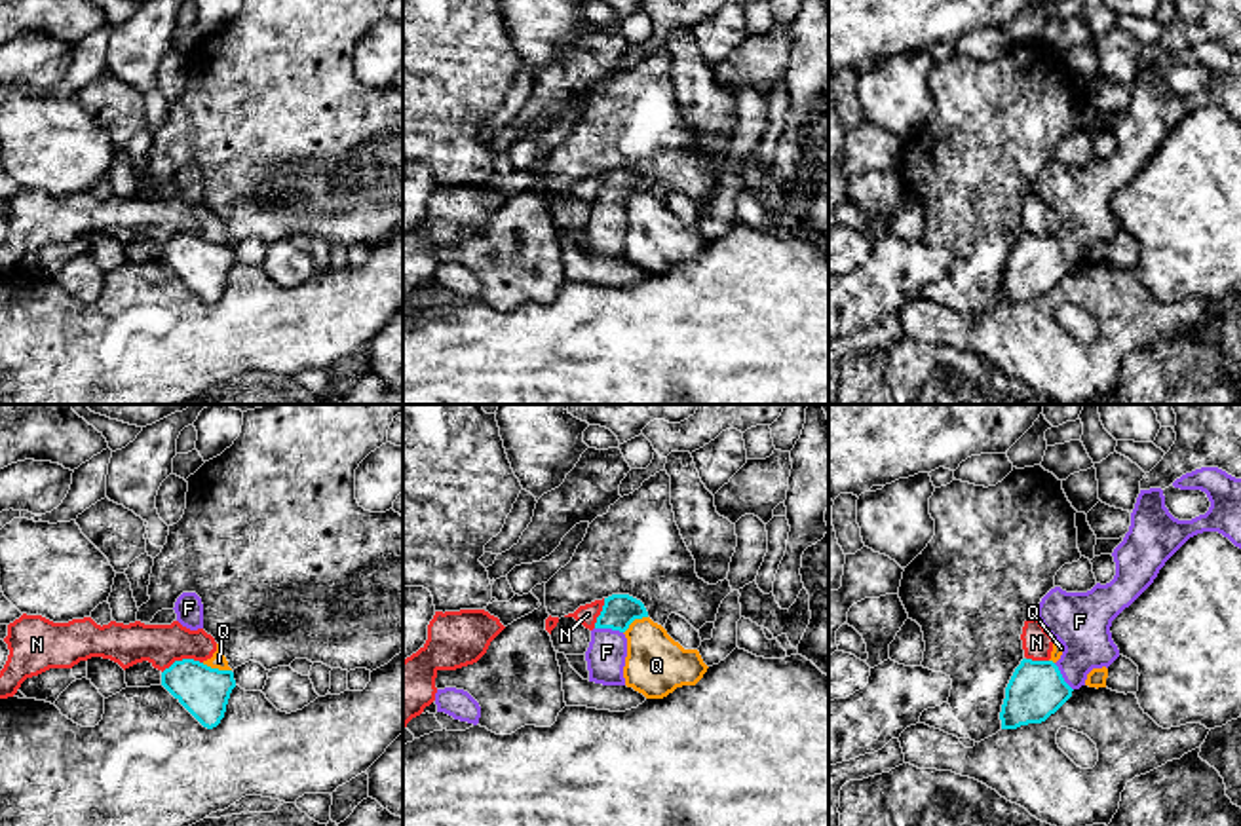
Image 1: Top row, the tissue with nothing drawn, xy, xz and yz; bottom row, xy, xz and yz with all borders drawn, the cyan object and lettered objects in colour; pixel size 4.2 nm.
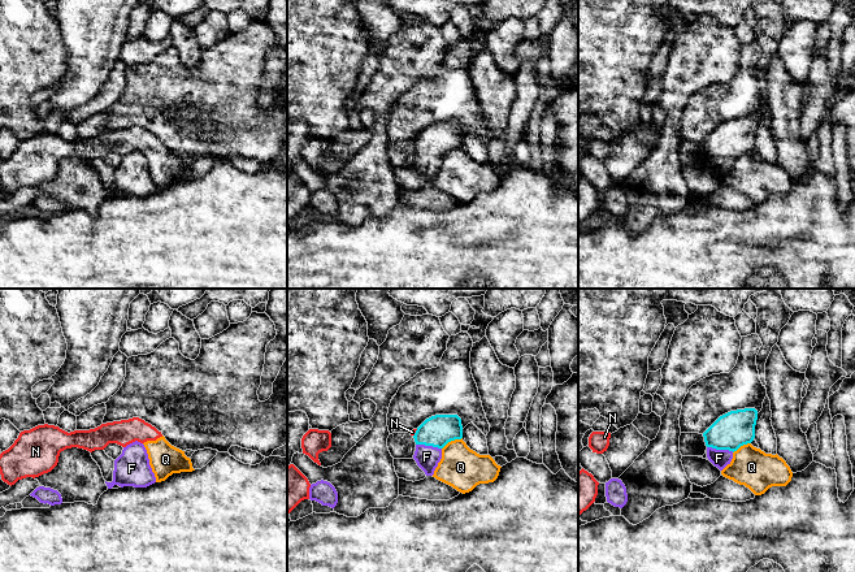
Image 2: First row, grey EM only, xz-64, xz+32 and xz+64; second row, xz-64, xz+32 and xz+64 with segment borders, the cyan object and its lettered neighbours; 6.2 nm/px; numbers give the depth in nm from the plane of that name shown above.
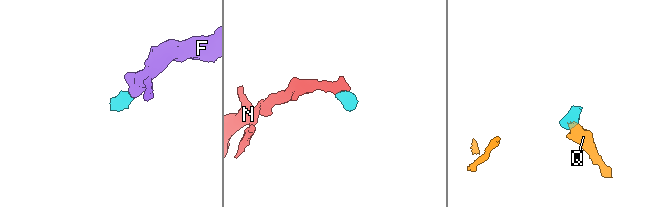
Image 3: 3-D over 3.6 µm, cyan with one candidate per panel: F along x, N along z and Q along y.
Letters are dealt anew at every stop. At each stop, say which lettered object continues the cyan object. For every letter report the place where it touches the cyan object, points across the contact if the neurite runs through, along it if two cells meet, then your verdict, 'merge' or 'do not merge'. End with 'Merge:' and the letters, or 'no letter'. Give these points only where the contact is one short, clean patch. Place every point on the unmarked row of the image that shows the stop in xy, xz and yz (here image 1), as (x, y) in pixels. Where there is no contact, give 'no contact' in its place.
F: meets cyan in xz at (609, 202); runs through xz (620, 185), (609, 202), (607, 226); merge
N: meets cyan in xy at (183, 234); border along xy (202, 236), (175, 234), (162, 247); do not merge
Q: meets cyan in xy at (217, 244); border along xy (202, 238), (230, 245); do not merge
Merge: F

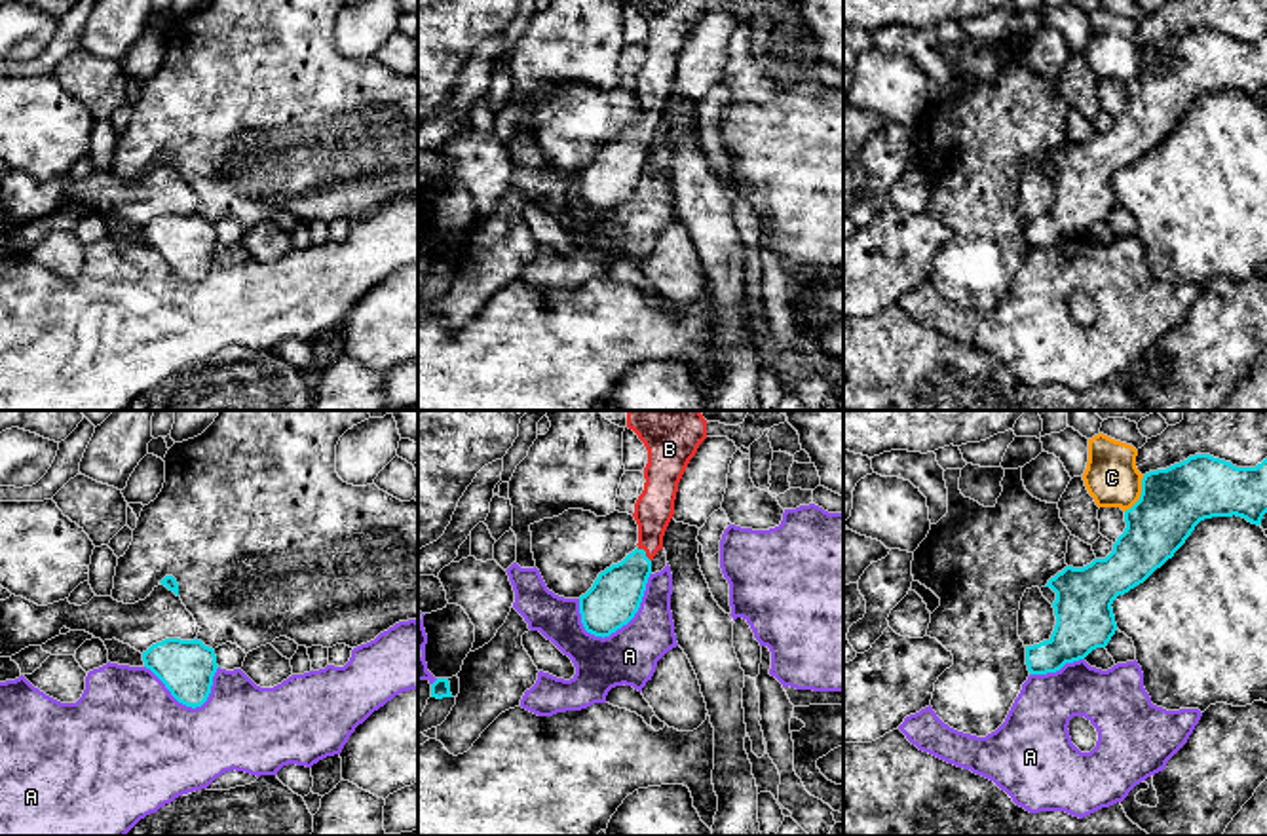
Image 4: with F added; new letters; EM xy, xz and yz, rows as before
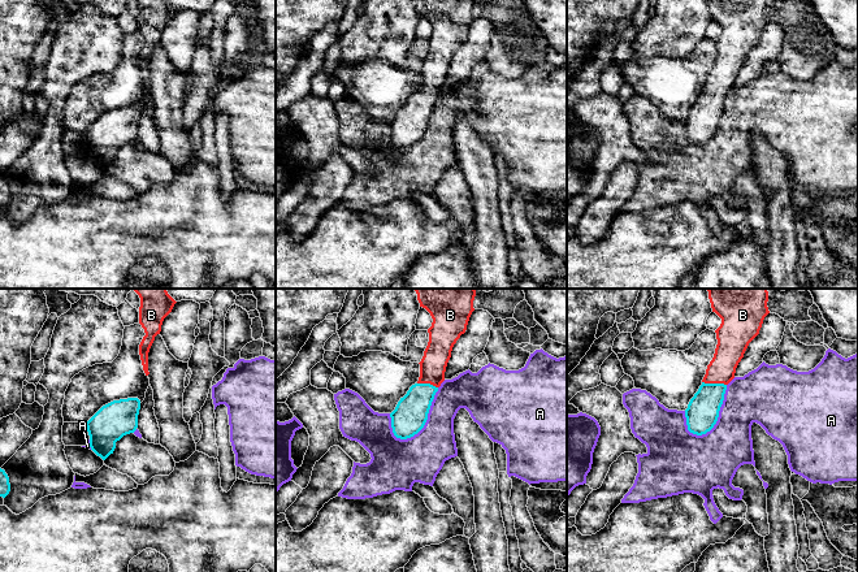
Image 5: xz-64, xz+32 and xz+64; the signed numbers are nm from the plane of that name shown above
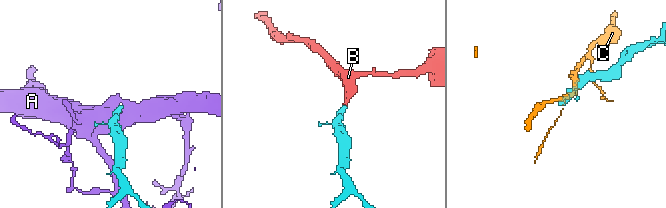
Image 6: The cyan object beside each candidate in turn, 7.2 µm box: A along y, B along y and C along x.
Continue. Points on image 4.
A: meets cyan in xz at (629, 194); do not merge
B: meets cyan in xz at (644, 128); merge
C: meets cyan in yz at (1140, 69); do not merge
Merge: B

